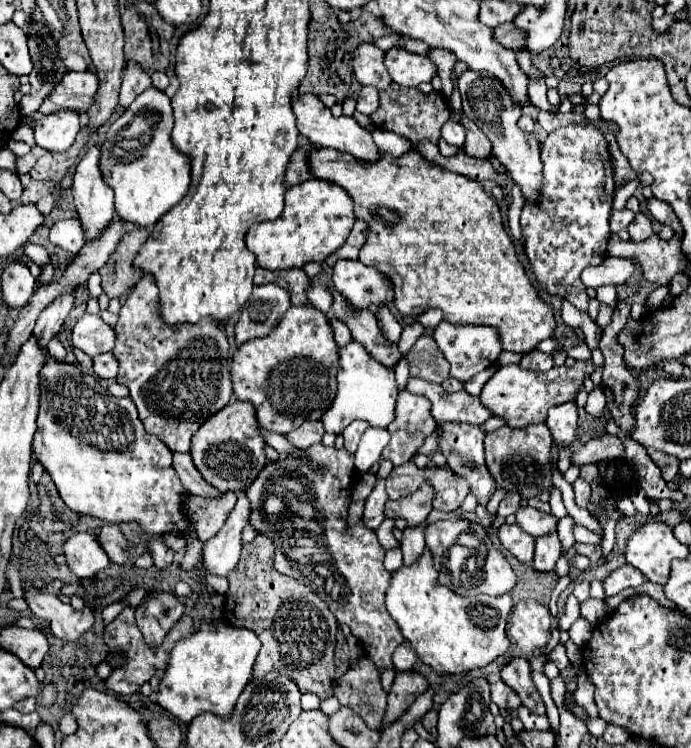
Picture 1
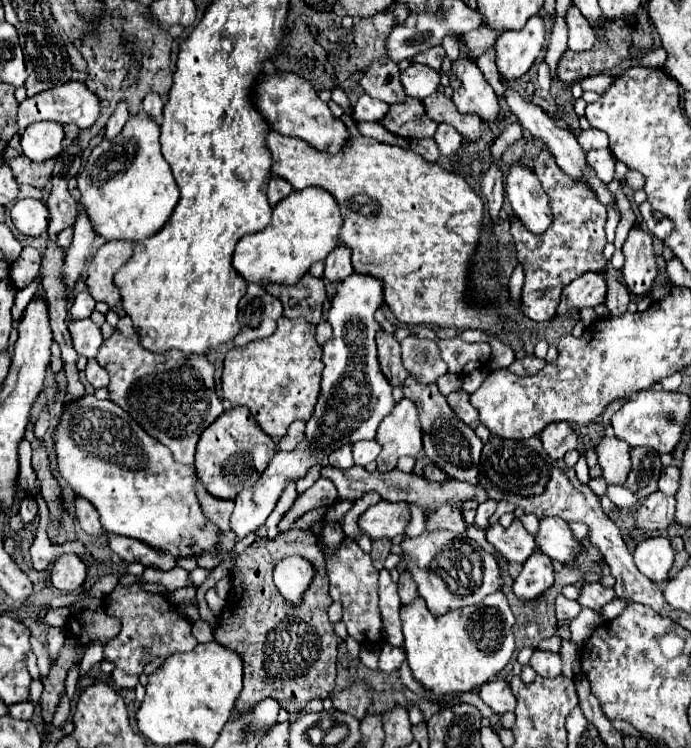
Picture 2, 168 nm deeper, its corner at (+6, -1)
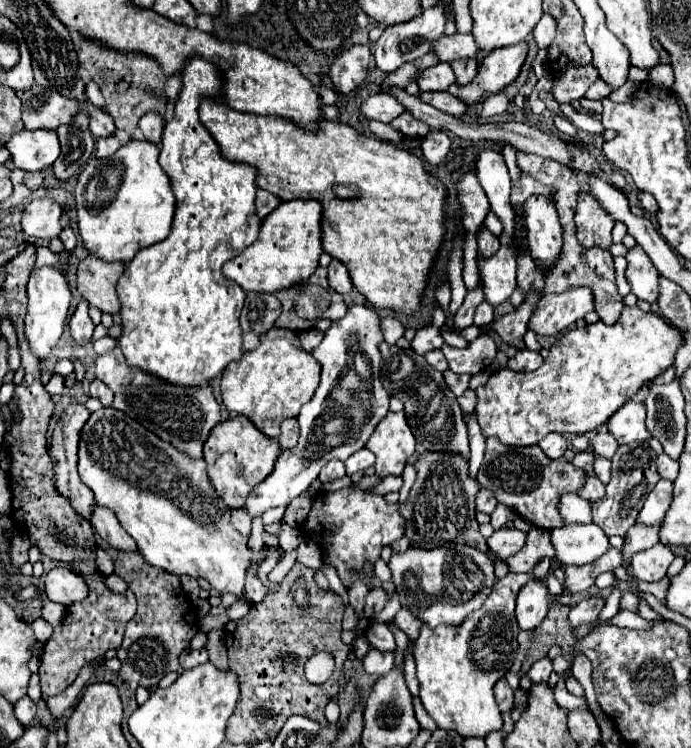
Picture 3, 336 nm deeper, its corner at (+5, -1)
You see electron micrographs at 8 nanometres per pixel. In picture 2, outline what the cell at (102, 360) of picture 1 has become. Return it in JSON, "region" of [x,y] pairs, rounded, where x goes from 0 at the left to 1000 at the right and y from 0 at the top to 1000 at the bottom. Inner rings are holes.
{"region":[[[127,480],[124,507],[127,507],[127,512],[130,512],[136,520],[153,517],[153,515],[156,515],[156,496],[153,496],[151,491],[145,491],[139,480]]]}

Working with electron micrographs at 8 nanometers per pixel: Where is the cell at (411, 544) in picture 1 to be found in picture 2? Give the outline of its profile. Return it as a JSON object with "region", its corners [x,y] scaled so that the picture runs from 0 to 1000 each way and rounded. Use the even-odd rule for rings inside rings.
{"region":[[[585,763],[576,774],[576,793],[579,793],[579,803],[585,803],[585,806],[596,803],[605,795],[602,779],[596,777],[596,769],[590,769],[590,763]]]}

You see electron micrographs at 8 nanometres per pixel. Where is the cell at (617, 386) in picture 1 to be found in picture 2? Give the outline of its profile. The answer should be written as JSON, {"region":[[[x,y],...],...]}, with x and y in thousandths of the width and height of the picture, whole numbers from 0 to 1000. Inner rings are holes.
{"region":[[[877,368],[877,376],[880,376],[880,392],[877,392],[877,410],[883,413],[883,421],[894,424],[894,421],[903,421],[909,405],[912,405],[912,392],[909,386],[894,376],[889,373],[886,368]]]}

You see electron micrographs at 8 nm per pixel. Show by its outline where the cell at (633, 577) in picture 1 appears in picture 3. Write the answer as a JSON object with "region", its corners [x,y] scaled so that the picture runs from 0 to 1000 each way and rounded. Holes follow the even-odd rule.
{"region":[[[864,798],[841,801],[823,817],[823,836],[826,836],[826,841],[835,841],[835,838],[849,836],[849,833],[858,833],[864,828],[864,822],[870,820],[873,809],[876,809],[876,803],[873,801],[864,801]]]}

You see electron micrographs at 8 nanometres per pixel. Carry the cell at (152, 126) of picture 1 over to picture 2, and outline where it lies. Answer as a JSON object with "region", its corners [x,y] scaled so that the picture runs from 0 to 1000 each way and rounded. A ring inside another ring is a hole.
{"region":[[[188,154],[165,189],[148,186],[130,205],[116,237],[116,274],[151,320],[205,322],[234,306],[249,287],[260,255],[229,191],[229,164],[217,154]]]}

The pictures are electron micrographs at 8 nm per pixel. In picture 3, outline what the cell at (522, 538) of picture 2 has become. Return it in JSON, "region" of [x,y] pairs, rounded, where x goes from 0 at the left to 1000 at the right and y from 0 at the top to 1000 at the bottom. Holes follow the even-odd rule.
{"region":[[[728,705],[705,721],[705,729],[708,729],[711,739],[716,739],[722,747],[737,747],[751,734],[757,734],[760,721],[763,721],[763,713],[757,713],[745,705]]]}

